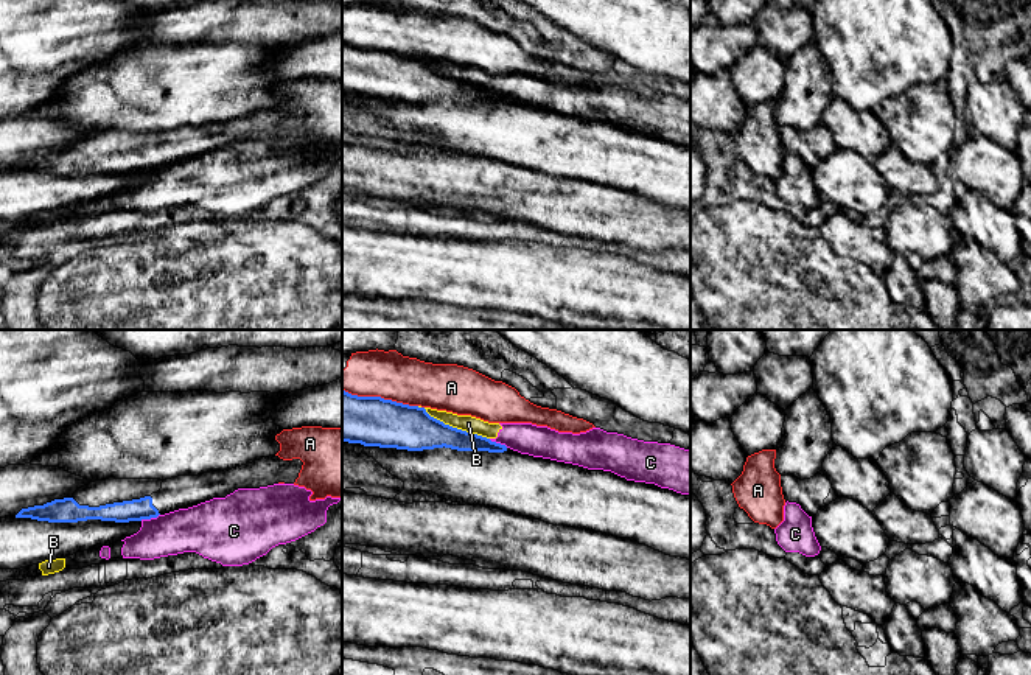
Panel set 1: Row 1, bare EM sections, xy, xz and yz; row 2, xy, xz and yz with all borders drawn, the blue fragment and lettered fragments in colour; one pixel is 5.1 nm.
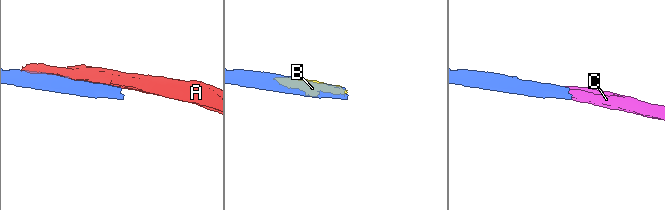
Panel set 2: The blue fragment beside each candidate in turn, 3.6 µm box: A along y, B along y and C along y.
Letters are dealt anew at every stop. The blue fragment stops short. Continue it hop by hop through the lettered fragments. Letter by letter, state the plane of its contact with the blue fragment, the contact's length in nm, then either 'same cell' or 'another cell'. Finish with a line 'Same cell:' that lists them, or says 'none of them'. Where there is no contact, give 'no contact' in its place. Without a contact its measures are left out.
A: xz | 400 nm | another cell
B: xz | 380 nm | another cell
C: xy | 110 nm | another cell
Same cell: none of them

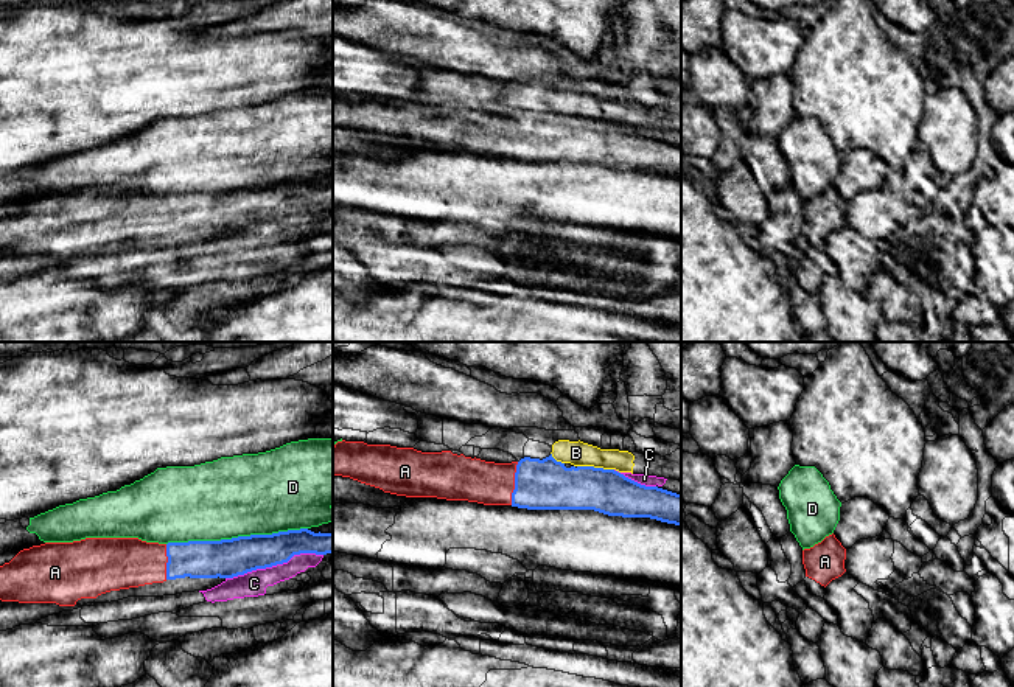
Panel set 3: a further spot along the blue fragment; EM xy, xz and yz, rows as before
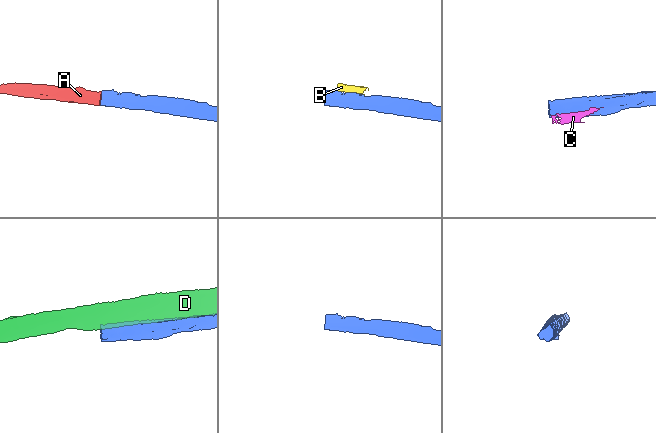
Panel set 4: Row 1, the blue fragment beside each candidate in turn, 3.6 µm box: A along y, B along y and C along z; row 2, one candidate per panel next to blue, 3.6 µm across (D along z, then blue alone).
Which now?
A: xz | 220 nm | same cell
B: xz | 190 nm | another cell
C: xy | 500 nm | another cell
D: xy | 750 nm | another cell
Same cell: A

